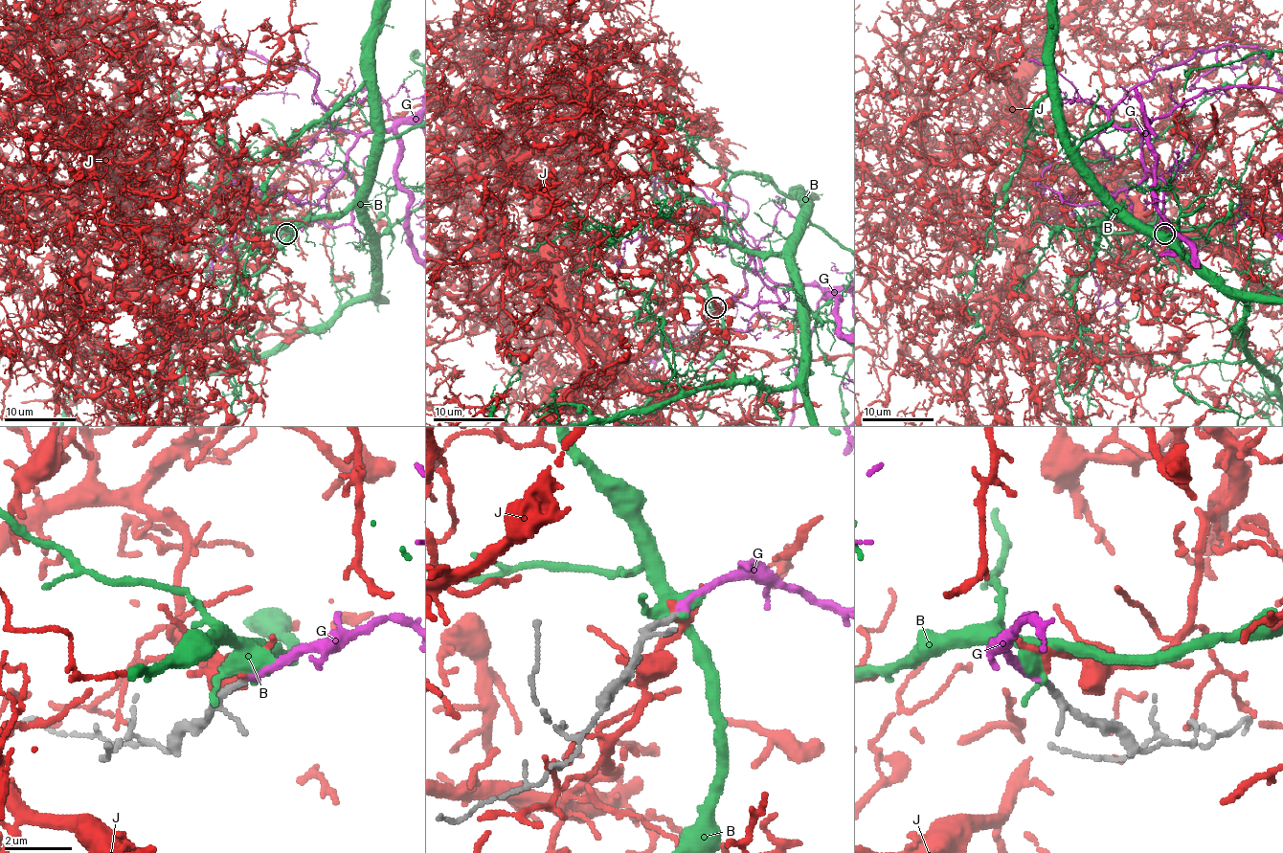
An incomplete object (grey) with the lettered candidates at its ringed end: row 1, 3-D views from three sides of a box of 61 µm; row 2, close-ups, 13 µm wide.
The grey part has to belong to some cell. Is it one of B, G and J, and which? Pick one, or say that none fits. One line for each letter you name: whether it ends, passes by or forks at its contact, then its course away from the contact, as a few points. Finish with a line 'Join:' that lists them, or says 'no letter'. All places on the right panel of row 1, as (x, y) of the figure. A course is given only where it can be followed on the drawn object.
G: it ends
Join: G

